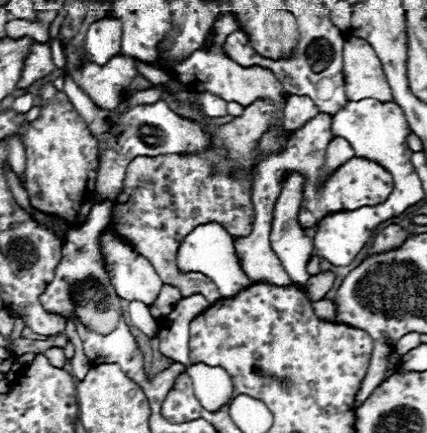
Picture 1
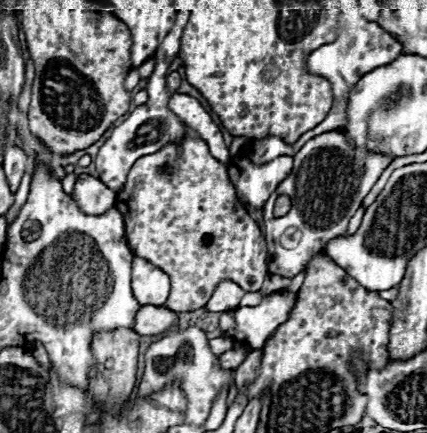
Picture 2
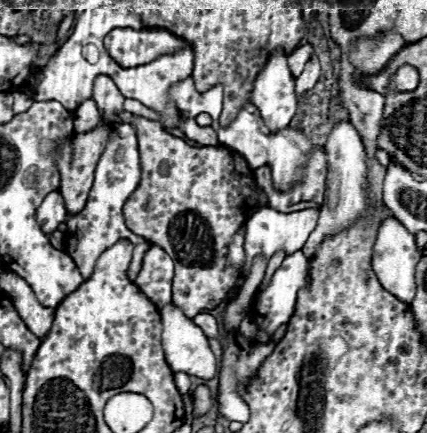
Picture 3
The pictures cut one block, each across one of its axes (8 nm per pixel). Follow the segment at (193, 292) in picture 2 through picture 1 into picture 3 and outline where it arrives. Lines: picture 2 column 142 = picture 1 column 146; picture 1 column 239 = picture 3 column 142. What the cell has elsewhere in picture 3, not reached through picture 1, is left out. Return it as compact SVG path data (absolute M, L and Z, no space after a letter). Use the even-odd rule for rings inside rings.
M136 116L134 128L140 144L142 180L124 204L124 222L134 234L146 238L148 242L164 248L170 254L170 258L176 264L176 274L172 282L172 302L180 306L186 316L194 318L202 310L212 310L222 300L226 300L226 296L238 282L240 272L234 266L226 266L226 254L232 236L258 210L254 174L248 168L246 160L242 160L242 156L238 156L236 152L220 146L194 148L182 138L168 134L156 120Z

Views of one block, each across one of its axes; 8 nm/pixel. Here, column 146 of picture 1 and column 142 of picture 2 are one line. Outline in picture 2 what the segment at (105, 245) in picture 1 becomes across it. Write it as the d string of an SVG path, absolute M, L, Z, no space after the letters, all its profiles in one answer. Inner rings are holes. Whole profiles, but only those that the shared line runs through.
M142 258L132 260L132 290L138 302L164 306L170 292L170 278Z

